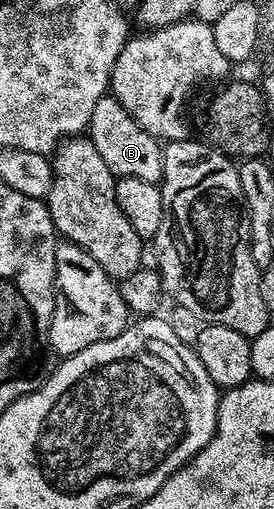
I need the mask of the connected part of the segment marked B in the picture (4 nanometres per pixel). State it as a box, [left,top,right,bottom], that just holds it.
[88,96,163,183]

